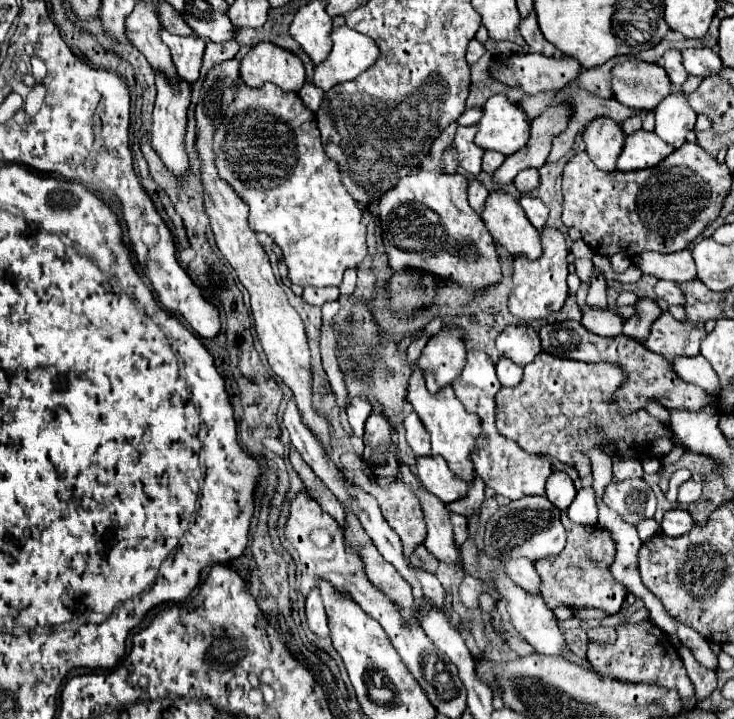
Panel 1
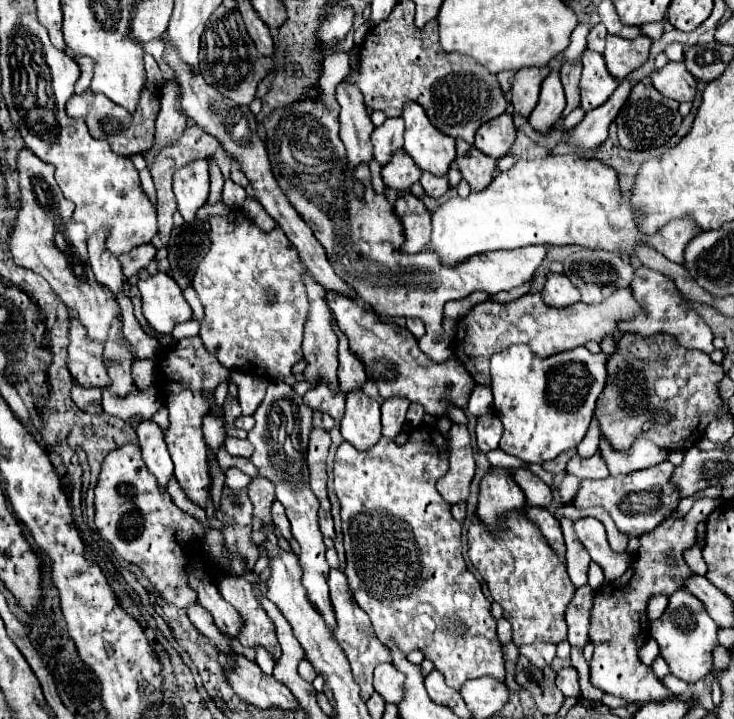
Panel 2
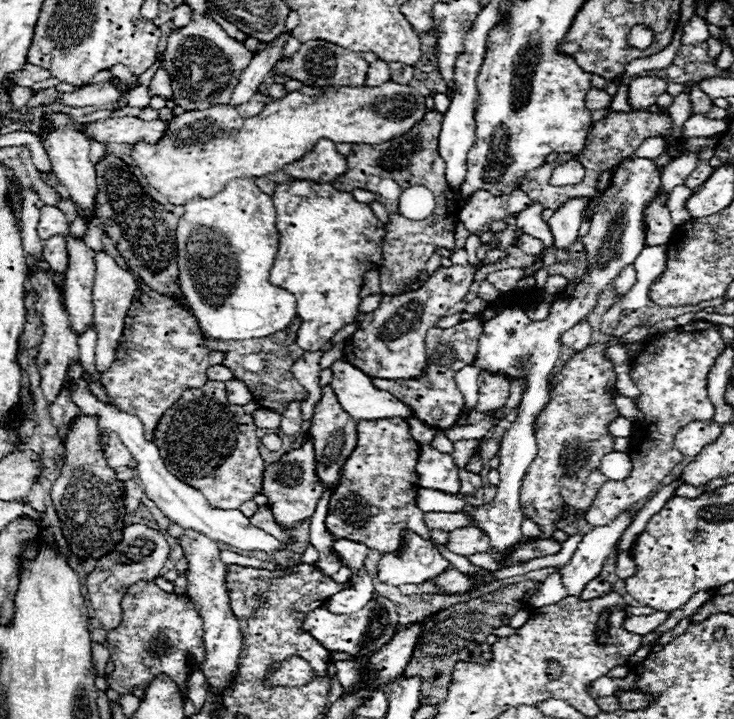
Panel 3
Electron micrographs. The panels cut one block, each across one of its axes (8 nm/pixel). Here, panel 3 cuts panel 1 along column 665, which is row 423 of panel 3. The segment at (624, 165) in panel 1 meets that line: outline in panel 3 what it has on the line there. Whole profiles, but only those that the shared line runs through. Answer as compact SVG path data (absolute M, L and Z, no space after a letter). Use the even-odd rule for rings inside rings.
M146 284L138 286L124 320L124 336L116 360L110 370L102 374L102 384L120 410L140 418L146 440L154 442L162 414L176 404L182 392L200 388L208 380L206 370L214 364L222 364L222 352L208 350L202 340L196 318L176 300L150 290Z

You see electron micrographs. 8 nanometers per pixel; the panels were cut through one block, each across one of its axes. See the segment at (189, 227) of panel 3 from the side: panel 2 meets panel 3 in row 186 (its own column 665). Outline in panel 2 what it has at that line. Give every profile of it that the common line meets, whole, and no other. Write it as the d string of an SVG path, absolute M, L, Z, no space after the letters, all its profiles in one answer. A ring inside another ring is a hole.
M548 154L544 158L534 160L518 160L508 172L500 172L492 184L482 192L470 192L468 198L450 198L438 210L432 214L432 236L428 250L436 252L446 264L462 262L468 256L490 252L490 250L512 250L528 244L540 244L540 246L582 246L592 250L606 250L620 256L626 256L630 260L636 258L636 246L644 244L662 256L666 256L670 262L684 264L684 248L688 242L702 232L700 226L690 216L674 218L664 228L660 228L656 234L646 234L640 228L640 218L632 206L632 192L628 190L622 194L618 184L618 172L610 166L604 166L604 162L594 158L584 158L580 154Z

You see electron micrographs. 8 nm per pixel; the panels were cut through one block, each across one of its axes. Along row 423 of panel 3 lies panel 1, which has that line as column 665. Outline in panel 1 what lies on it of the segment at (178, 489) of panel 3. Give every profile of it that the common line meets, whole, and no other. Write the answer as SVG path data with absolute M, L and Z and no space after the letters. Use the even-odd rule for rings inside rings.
M672 88L668 98L654 110L656 114L656 134L672 146L682 146L686 134L694 130L696 112L688 104L686 94L680 88Z

